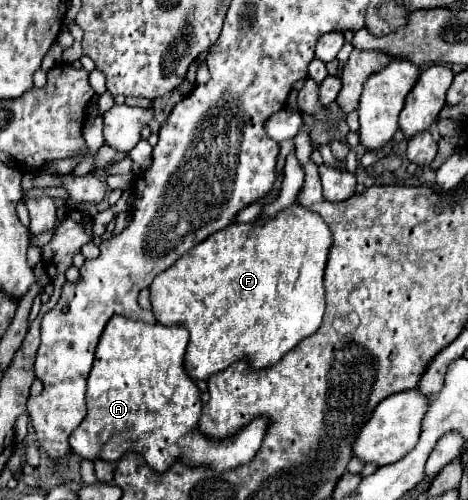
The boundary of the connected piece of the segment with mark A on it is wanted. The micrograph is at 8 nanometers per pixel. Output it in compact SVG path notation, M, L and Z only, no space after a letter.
M112 316L106 324L98 348L94 366L88 376L86 404L88 414L82 424L72 432L70 446L74 454L86 460L106 460L118 462L126 452L138 452L158 474L164 474L174 462L184 462L192 468L212 468L216 472L234 470L240 464L246 464L260 450L262 440L268 430L266 418L254 418L238 432L238 442L234 438L214 440L198 430L200 420L200 390L194 380L184 372L184 352L188 344L188 330L184 326L164 326L164 324L146 324L140 320L130 320L126 316Z

